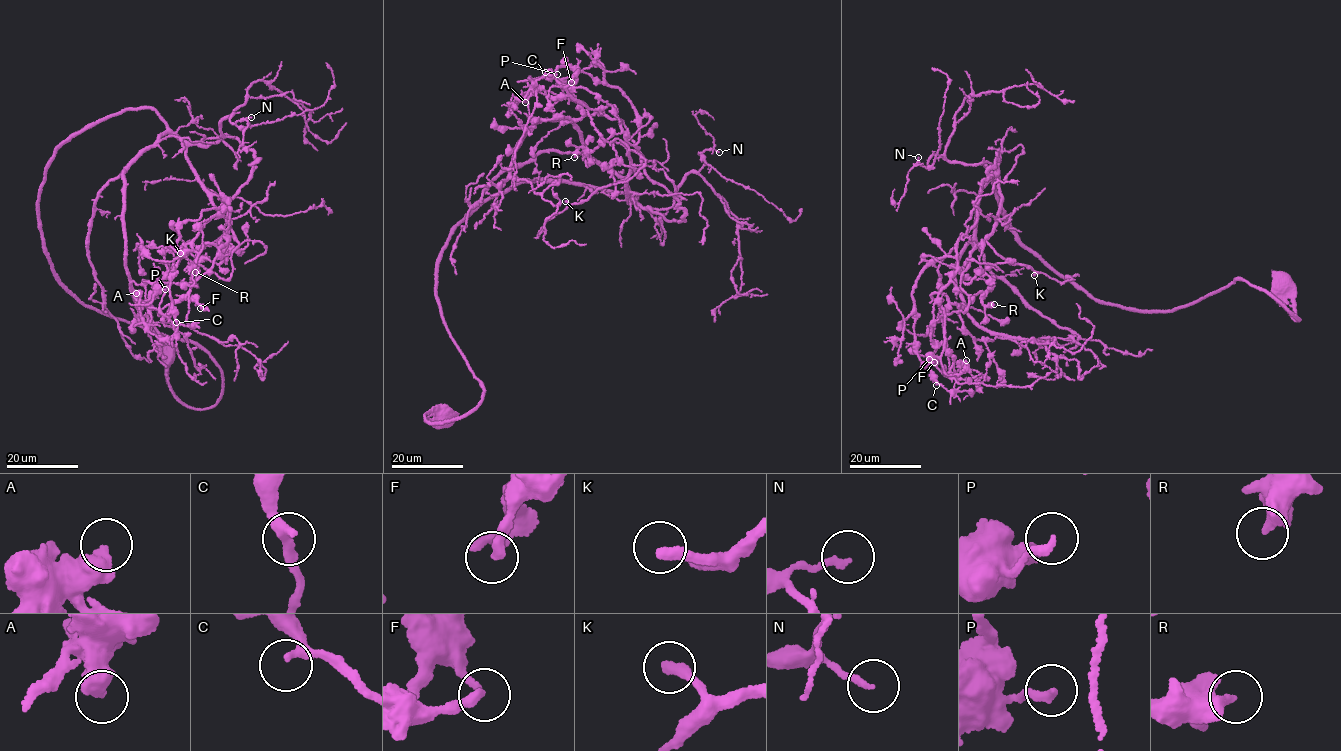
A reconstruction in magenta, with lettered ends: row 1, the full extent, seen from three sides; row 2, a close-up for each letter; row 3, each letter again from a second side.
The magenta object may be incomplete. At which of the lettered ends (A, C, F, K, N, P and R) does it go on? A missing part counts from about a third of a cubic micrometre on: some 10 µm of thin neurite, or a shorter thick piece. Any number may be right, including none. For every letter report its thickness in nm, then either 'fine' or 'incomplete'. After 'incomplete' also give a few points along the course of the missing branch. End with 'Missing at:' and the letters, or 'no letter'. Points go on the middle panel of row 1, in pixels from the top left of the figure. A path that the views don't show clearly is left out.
A: 550 nm thick; fine
C: 190 nm thick; fine
F: 300 nm thick; fine
K: 280 nm thick; incomplete; missing branch runs (565, 201), (541, 192), (524, 172), (528, 150), (535, 139)
N: 180 nm thick; fine
P: 240 nm thick; fine
R: 400 nm thick; fine
Missing at: K

